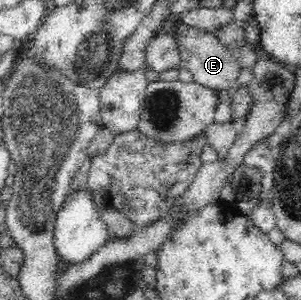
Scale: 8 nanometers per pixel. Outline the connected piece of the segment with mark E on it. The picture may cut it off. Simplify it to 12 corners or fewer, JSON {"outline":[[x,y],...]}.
{"outline":[[179,18],[168,26],[193,81],[231,96],[231,122],[251,106],[242,67],[216,34]]}

